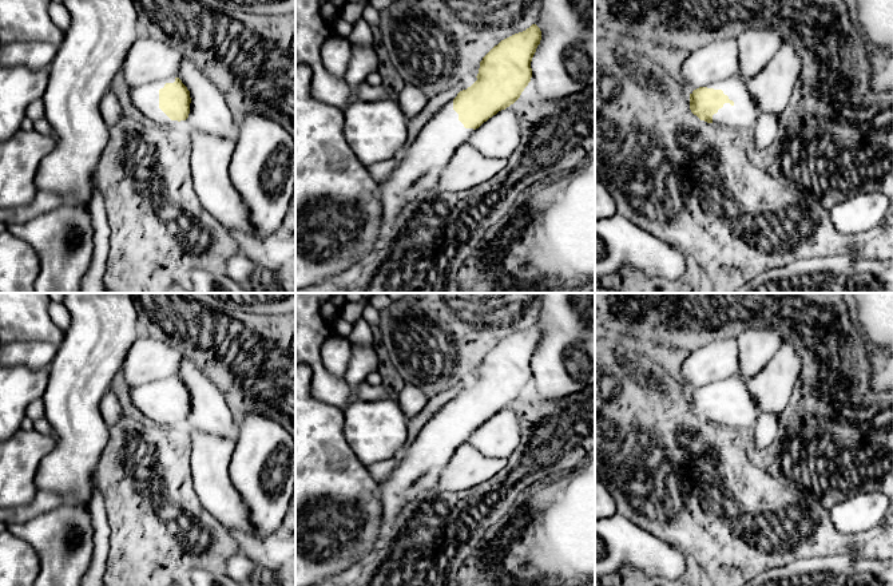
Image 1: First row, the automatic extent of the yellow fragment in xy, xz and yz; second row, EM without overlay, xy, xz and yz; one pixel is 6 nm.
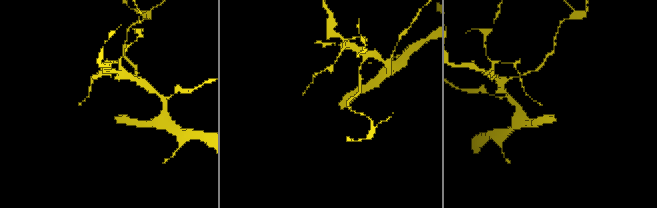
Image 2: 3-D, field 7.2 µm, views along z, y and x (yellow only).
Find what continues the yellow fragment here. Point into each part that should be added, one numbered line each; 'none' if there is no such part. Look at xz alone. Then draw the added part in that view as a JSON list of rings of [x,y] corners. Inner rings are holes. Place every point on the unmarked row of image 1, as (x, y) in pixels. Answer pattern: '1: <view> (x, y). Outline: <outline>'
1: xz (439, 439). Outline: [[[451,400],[421,428],[417,439],[402,451],[398,466],[388,479],[378,483],[384,515],[381,539],[376,551],[388,545],[388,539],[394,531],[396,518],[413,484],[422,475],[436,474],[446,466],[457,448],[465,444],[473,432],[473,428],[465,428],[459,420],[459,413],[453,409],[453,400]],[[373,554],[362,563],[329,581],[337,585],[348,585]]]

